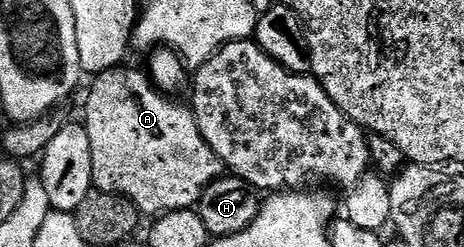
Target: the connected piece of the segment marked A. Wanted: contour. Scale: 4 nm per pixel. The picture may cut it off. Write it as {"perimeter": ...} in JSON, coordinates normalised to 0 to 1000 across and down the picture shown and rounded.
{"perimeter":[[[267,275],[205,300],[200,328],[207,332],[190,377],[190,429],[181,441],[177,498],[194,547],[200,753],[218,781],[244,781],[287,814],[310,870],[351,870],[429,834],[435,773],[476,713],[470,628],[461,628],[444,563],[435,563],[435,530],[427,530],[420,466],[403,421],[386,425],[371,409],[379,401],[347,377],[317,291]]]}

